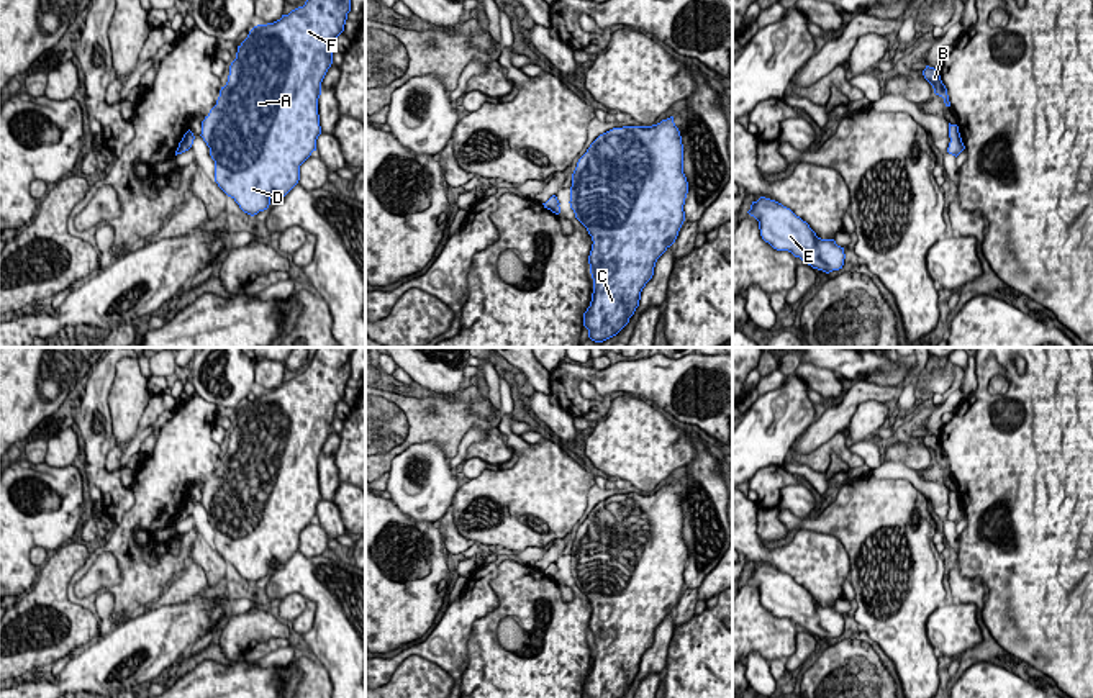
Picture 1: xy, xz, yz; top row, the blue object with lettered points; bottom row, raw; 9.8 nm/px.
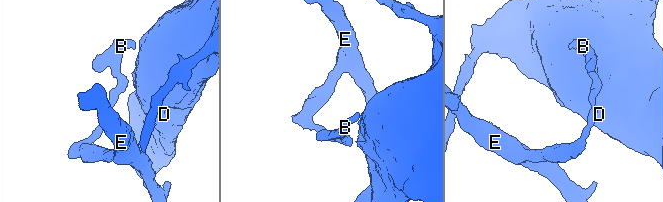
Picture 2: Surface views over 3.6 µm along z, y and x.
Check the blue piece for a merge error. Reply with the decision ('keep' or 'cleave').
cleave

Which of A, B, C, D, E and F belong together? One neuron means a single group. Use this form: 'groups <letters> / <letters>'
groups A B C D F / E

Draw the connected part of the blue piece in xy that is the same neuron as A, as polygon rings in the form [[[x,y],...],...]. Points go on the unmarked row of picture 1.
[[[318,347],[303,374],[280,387],[254,393],[238,413],[229,442],[216,472],[202,488],[202,505],[215,528],[215,549],[239,575],[254,583],[270,572],[270,564],[283,565],[300,547],[300,533],[316,518],[321,501],[318,465],[321,449],[333,431],[336,405],[344,398],[351,378],[351,354],[356,347]]]

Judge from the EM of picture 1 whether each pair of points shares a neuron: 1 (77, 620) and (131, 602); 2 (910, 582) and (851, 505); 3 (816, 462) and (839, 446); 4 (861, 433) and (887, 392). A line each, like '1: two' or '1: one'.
1: two
2: one
3: one
4: two

